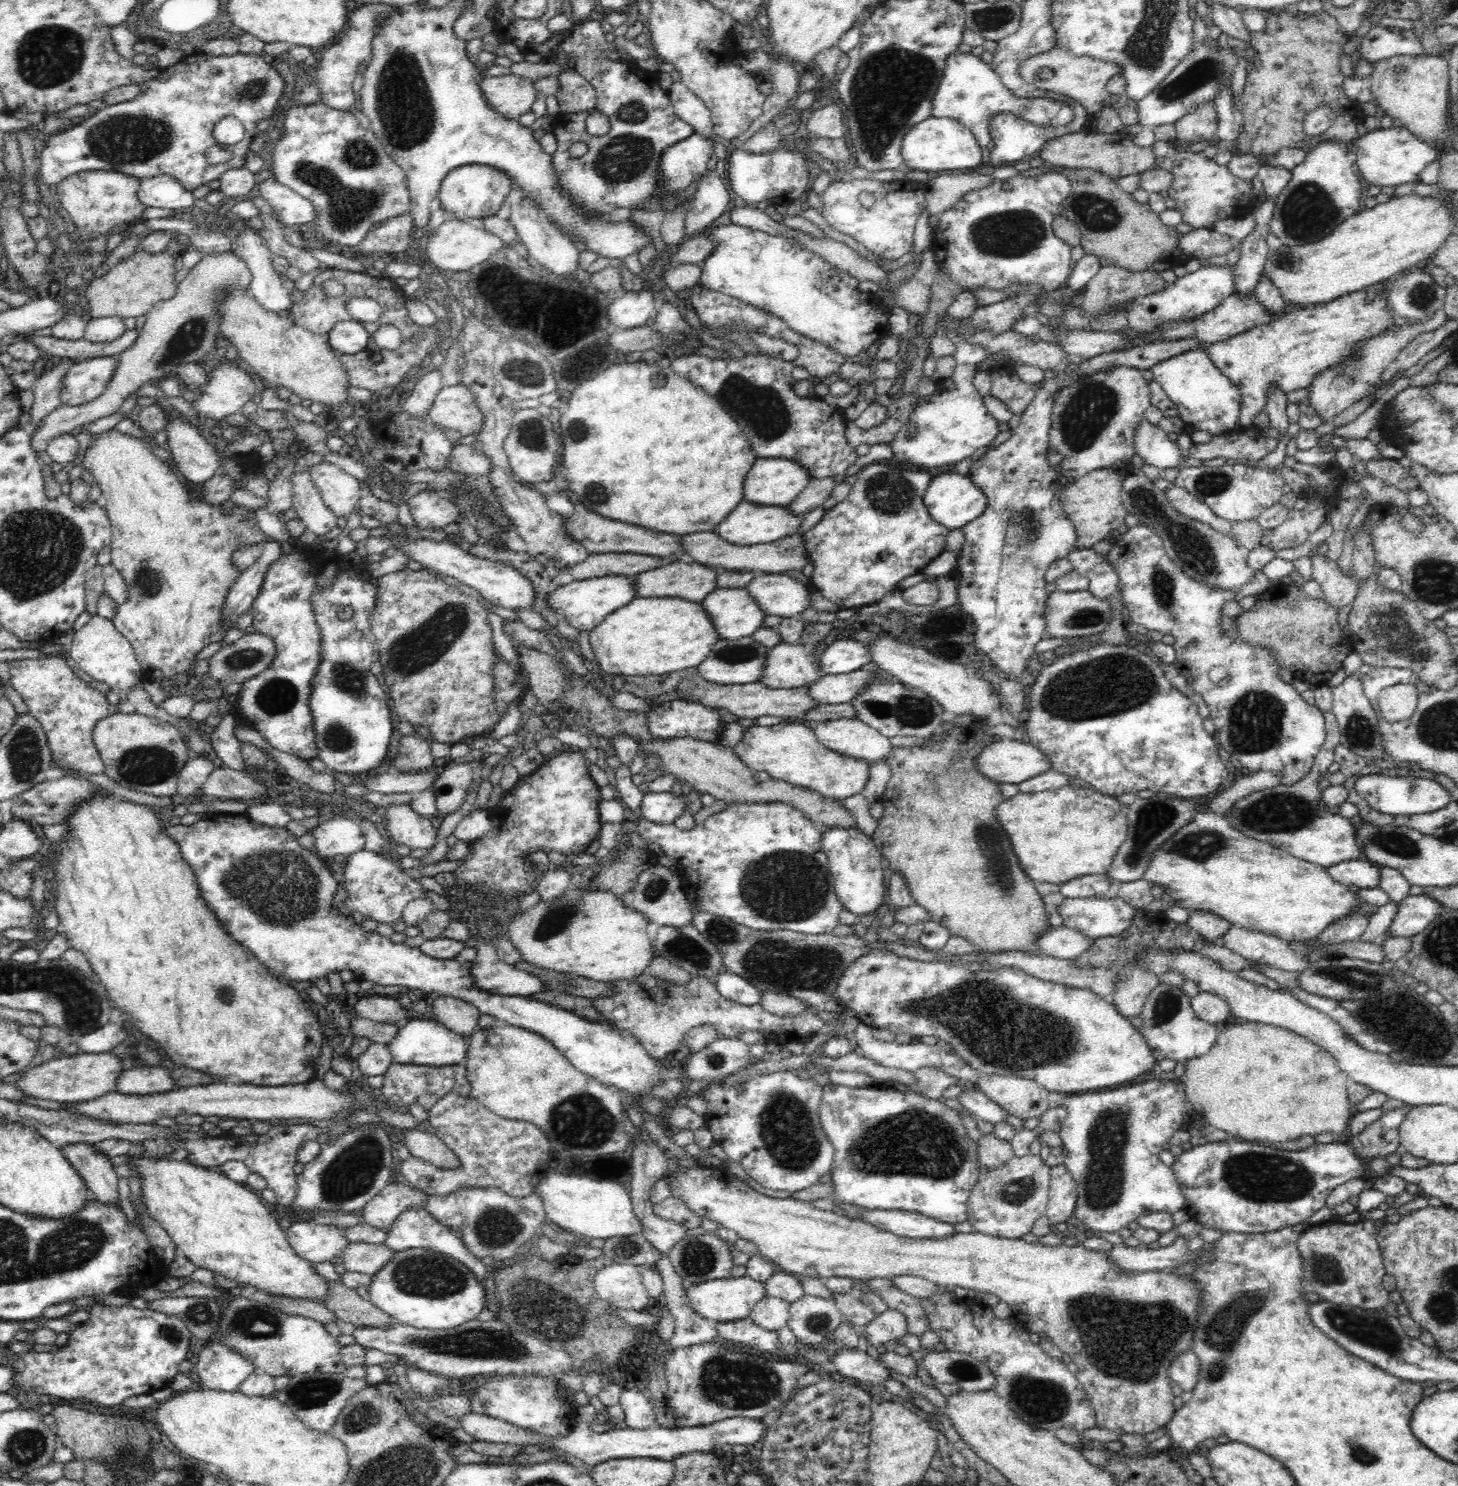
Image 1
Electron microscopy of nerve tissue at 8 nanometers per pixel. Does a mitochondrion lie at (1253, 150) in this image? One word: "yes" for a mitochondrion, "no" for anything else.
no

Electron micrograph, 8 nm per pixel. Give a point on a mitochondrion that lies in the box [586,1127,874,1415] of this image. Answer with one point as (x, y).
(727, 1380)

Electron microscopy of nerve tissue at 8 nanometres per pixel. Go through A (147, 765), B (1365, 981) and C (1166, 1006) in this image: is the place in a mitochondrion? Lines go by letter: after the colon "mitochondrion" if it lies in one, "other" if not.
A: mitochondrion
B: mitochondrion
C: mitochondrion

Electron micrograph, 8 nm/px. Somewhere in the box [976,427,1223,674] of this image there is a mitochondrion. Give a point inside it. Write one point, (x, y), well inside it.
(1023, 527)

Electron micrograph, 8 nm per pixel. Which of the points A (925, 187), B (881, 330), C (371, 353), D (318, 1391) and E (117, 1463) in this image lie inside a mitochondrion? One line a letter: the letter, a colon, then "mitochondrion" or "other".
A: other
B: other
C: other
D: mitochondrion
E: mitochondrion

